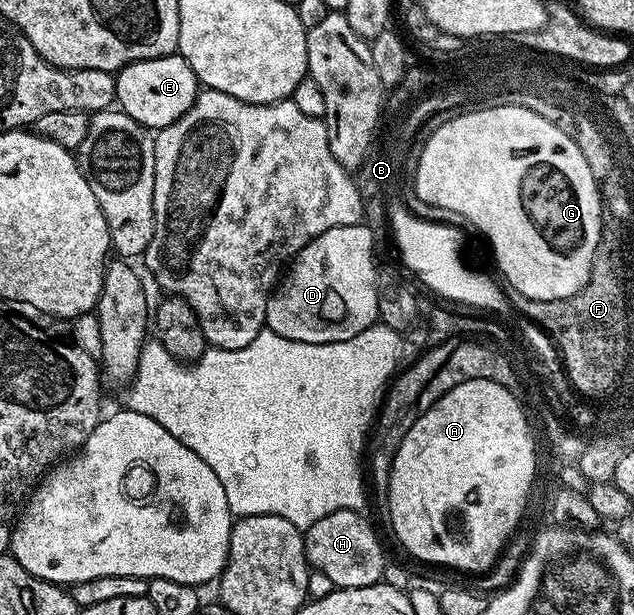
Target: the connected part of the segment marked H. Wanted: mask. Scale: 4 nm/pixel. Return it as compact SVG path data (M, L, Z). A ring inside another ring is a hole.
M338 511L306 528L303 544L308 564L325 573L336 588L368 587L380 582L389 564L389 559L383 556L383 543L367 517L358 511Z

